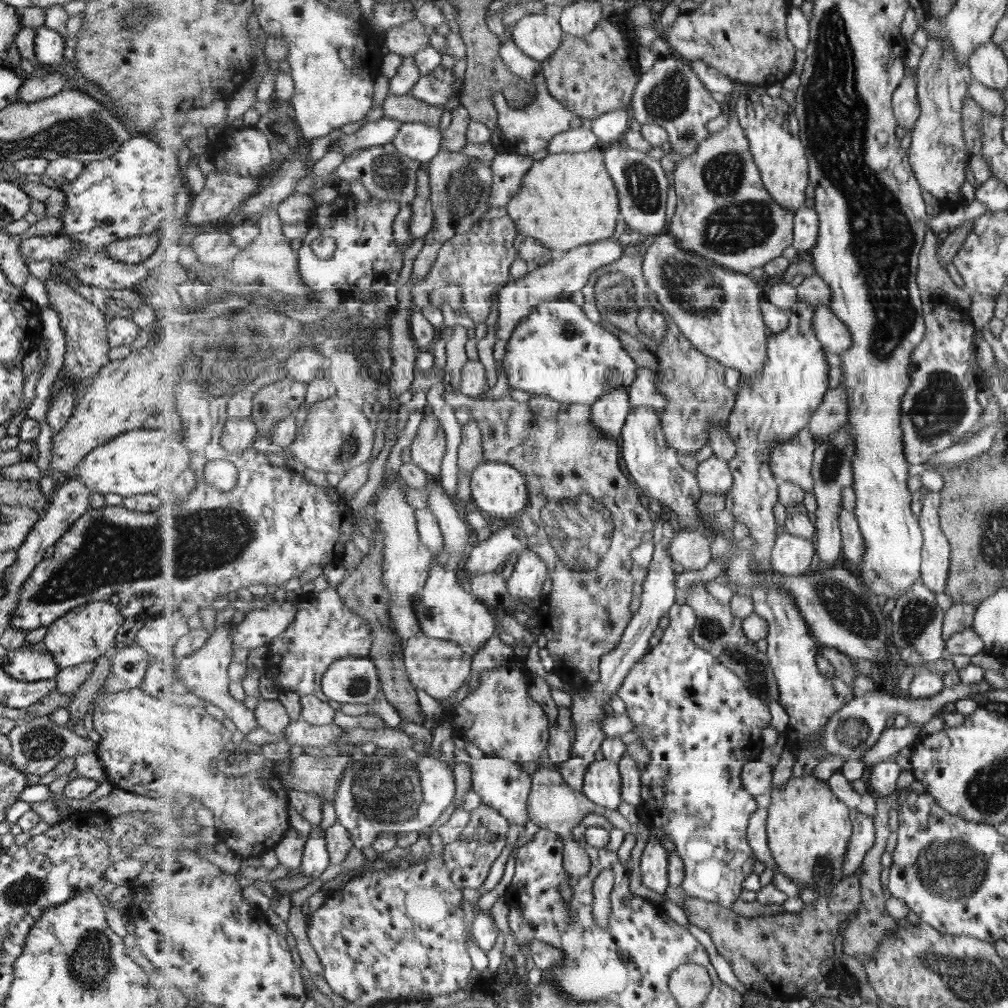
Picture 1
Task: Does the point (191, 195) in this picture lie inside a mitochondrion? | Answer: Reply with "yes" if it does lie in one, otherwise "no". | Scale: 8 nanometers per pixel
no

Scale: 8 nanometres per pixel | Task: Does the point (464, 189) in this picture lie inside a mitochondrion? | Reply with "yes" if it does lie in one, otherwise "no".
yes

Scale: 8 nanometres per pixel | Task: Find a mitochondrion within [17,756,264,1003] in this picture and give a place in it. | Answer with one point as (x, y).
(90, 963)

